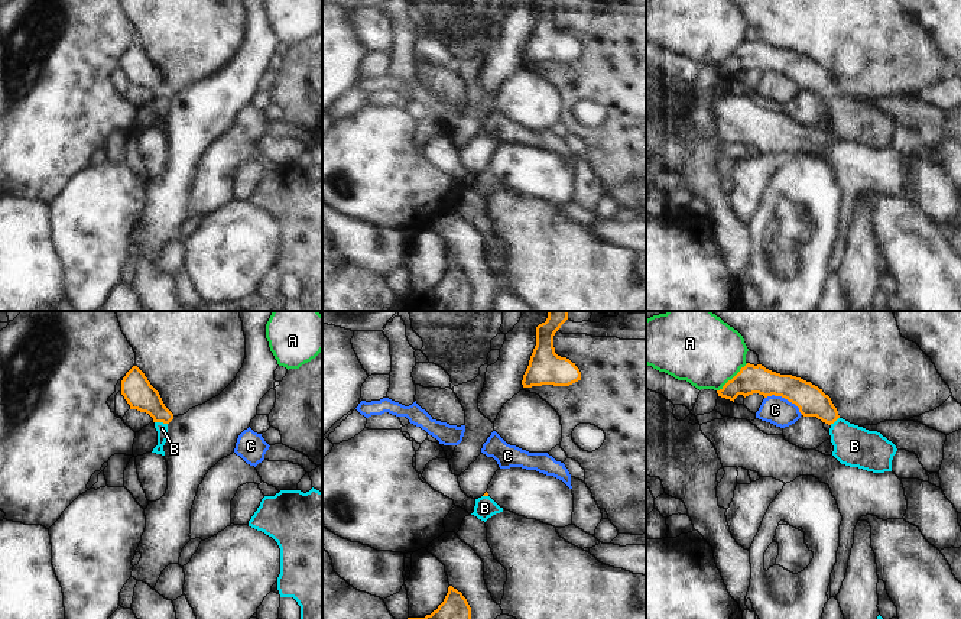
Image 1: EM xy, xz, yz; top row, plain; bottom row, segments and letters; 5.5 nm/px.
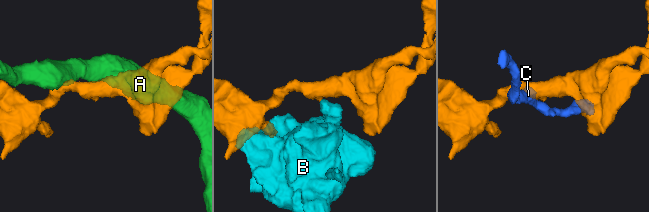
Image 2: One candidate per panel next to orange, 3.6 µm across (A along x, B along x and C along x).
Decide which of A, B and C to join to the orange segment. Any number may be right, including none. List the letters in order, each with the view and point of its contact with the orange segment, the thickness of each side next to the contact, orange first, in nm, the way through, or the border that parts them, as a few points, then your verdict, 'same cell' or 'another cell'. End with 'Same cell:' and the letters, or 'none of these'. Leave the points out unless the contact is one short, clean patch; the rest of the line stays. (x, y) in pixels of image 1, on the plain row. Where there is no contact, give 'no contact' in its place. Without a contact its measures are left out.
A: meets orange in yz at (733, 54); 160 nm thick on the orange side, 360 nm on the other; border along yz (747, 39), (717, 67); another cell
B: meets orange in xy at (161, 97); 170 nm thick on the orange side, 60 nm on the other; border along xy (155, 97), (166, 100); another cell
C: meets orange in yz at (785, 74); 160 nm thick on the orange side, 160 nm on the other; border along yz (765, 73), (783, 73), (802, 90); another cell
Same cell: none of these

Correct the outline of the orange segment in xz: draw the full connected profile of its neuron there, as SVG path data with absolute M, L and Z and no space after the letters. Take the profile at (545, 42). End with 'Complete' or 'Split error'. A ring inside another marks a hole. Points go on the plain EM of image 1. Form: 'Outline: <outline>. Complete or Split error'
Outline: M539 0L536 3L536 22L523 51L523 64L553 61L569 62L581 56L581 48L566 33L555 29L553 12L562 0Z. Complete.

